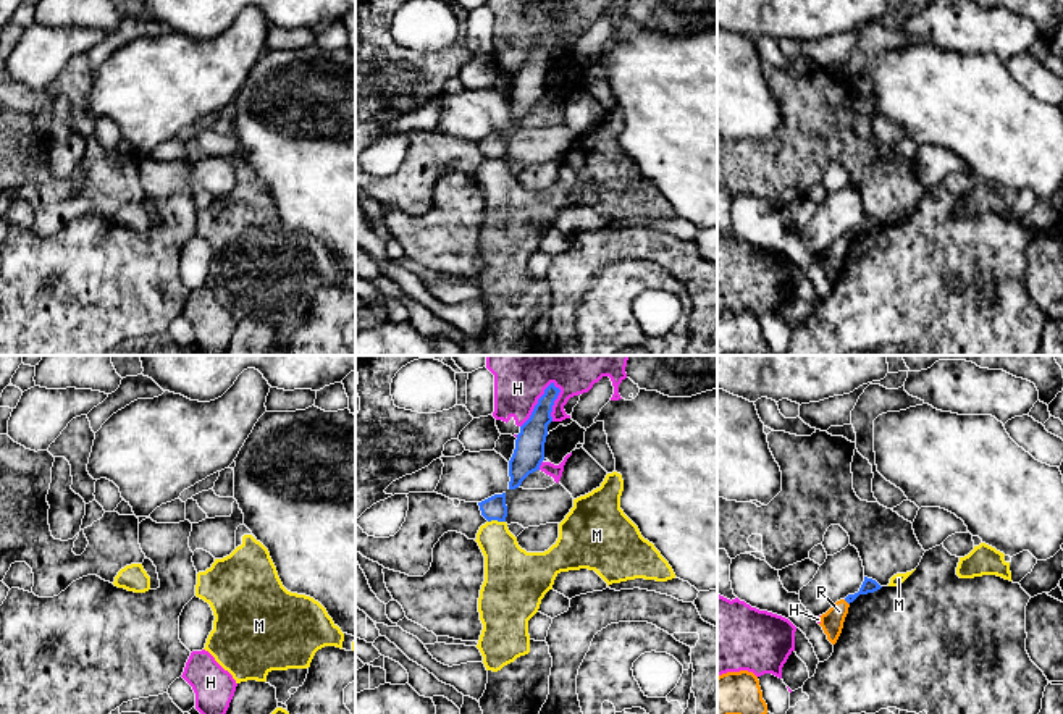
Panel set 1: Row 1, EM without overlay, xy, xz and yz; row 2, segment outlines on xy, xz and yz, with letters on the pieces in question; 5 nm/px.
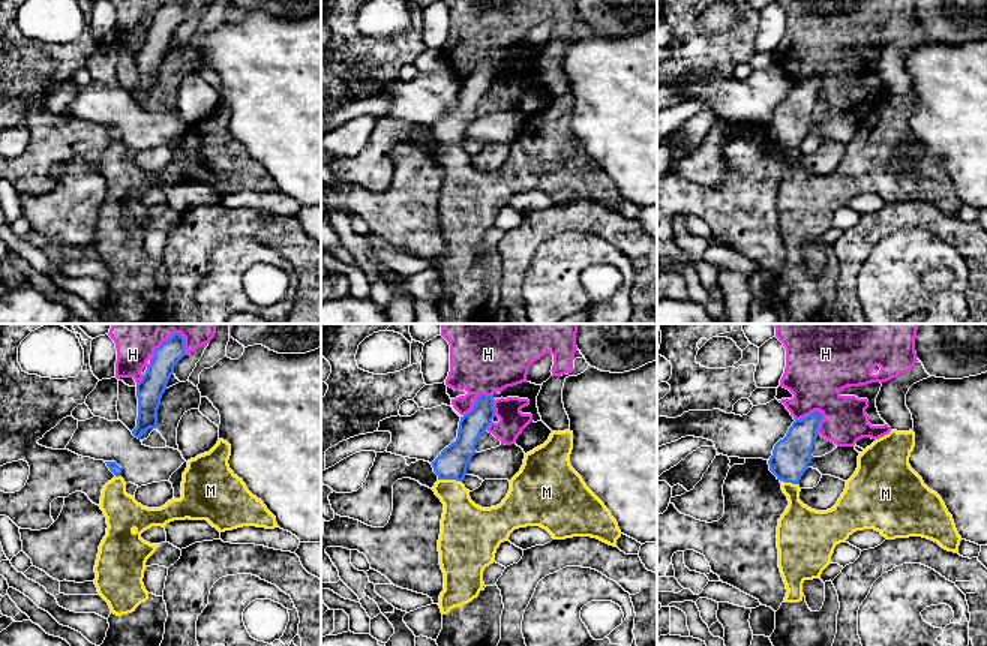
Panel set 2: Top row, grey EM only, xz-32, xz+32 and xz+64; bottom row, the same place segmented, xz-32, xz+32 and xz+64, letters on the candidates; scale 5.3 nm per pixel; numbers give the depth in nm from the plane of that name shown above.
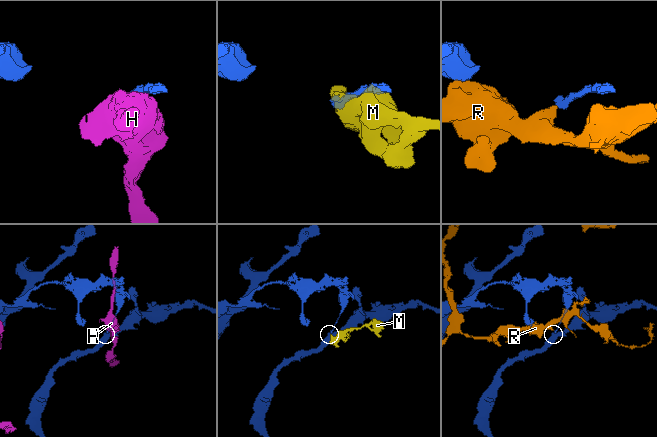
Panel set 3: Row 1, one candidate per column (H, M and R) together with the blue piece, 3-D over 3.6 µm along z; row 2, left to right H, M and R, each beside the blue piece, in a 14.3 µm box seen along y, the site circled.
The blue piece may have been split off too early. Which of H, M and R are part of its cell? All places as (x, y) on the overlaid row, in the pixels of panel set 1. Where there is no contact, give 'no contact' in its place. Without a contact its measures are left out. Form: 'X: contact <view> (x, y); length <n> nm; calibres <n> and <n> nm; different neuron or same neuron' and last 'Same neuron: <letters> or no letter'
H: contact xz (537, 404); length 280 nm; calibres 150 and 380 nm; different neuron
M: contact xz (496, 519); length 90 nm; calibres 120 and 240 nm; different neuron
R: contact yz (847, 601); length 40 nm; calibres 70 and 110 nm; different neuron
Same neuron: no letter

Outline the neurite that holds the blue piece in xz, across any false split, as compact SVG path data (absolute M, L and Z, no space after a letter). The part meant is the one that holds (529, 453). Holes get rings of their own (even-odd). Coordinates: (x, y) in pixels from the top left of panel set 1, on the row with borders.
M551 383L538 399L530 418L520 426L515 449L509 460L509 489L515 489L533 472L540 470L544 460L544 443L548 425L553 422L551 412L561 389Z

